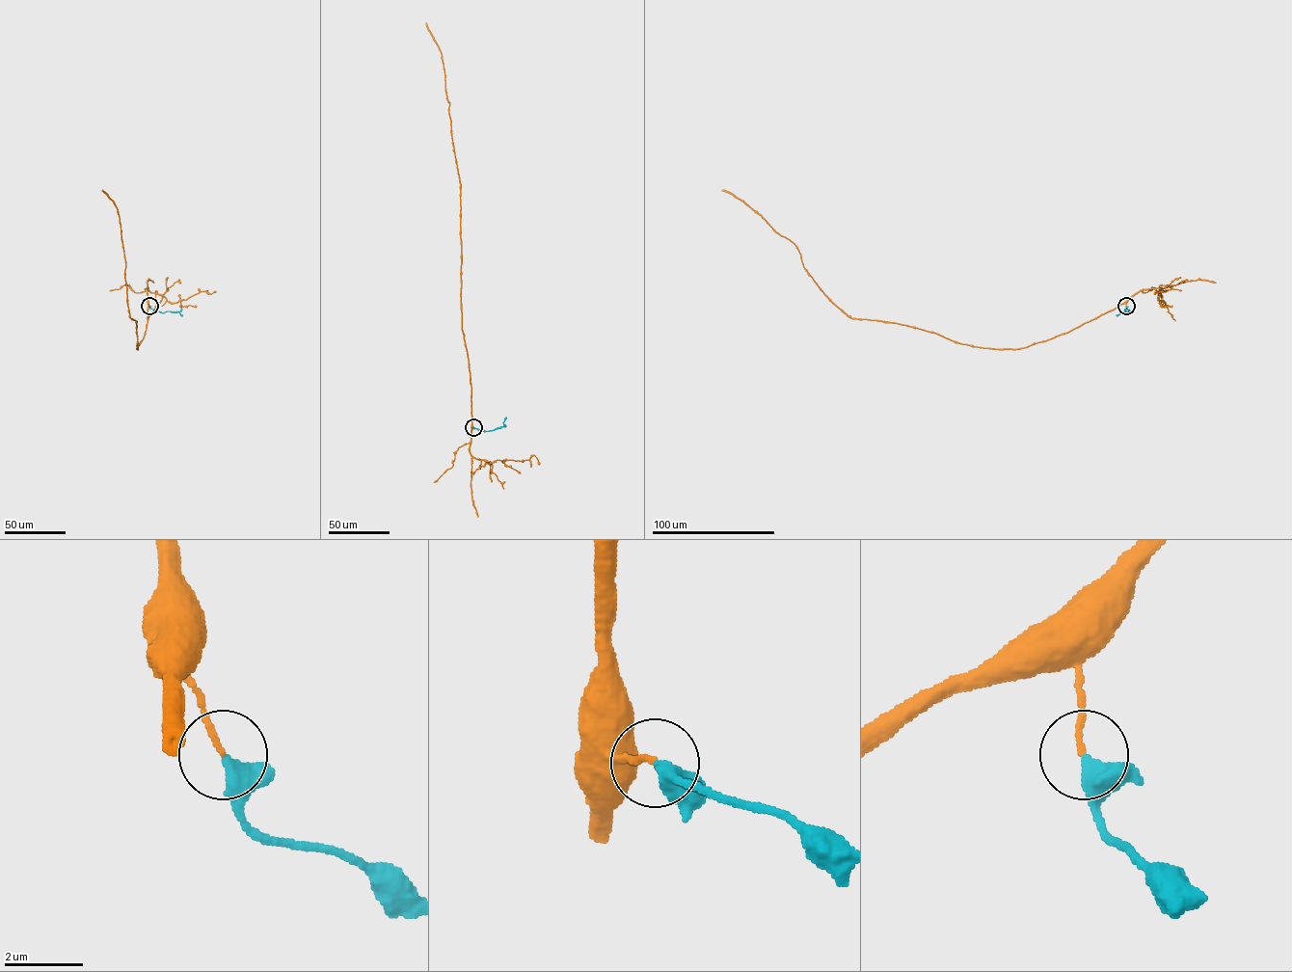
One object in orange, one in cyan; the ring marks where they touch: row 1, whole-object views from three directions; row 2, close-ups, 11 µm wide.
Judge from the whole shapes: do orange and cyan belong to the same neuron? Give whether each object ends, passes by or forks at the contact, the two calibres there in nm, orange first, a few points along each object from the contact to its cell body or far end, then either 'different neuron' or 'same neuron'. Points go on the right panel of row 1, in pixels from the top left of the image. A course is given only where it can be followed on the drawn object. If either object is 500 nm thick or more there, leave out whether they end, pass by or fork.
orange ends there; cyan ends there; 120 nm thick on the orange side, 440 nm on the other; orange runs (1126, 306), (1014, 349), (972, 346), (905, 325), (848, 317), (810, 275), (793, 243), (721, 190); cyan runs (1126, 306), (1130, 312), (1117, 315); same neuron

